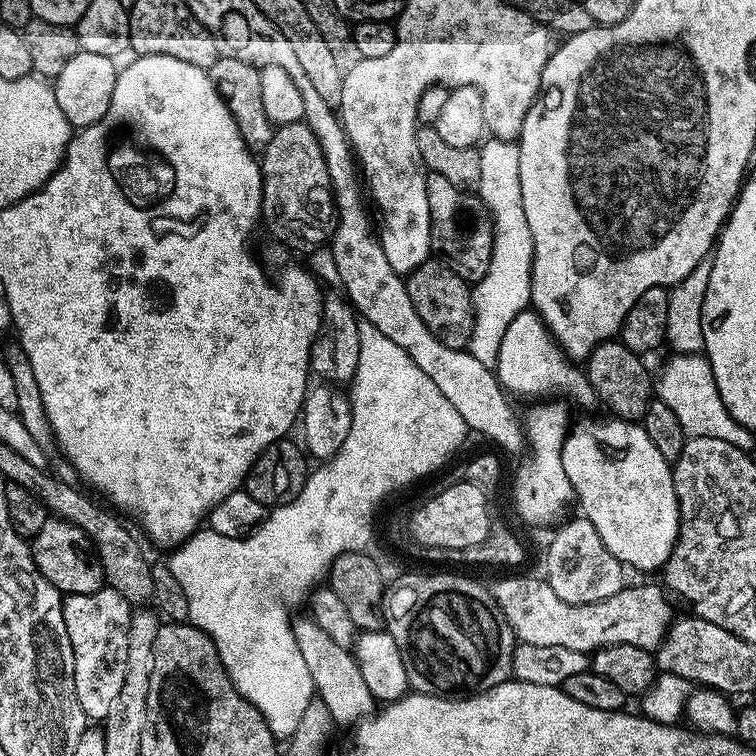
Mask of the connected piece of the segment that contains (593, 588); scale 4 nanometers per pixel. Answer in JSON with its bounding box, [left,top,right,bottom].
[545,516,625,604]

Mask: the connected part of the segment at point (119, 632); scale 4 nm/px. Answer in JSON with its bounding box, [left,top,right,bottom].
[64,586,133,722]

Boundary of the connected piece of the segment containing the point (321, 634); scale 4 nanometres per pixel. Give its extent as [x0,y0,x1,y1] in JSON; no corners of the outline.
[293,615,374,725]

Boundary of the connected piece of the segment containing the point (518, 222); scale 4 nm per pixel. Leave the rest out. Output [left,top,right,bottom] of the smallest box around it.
[472,138,534,361]

